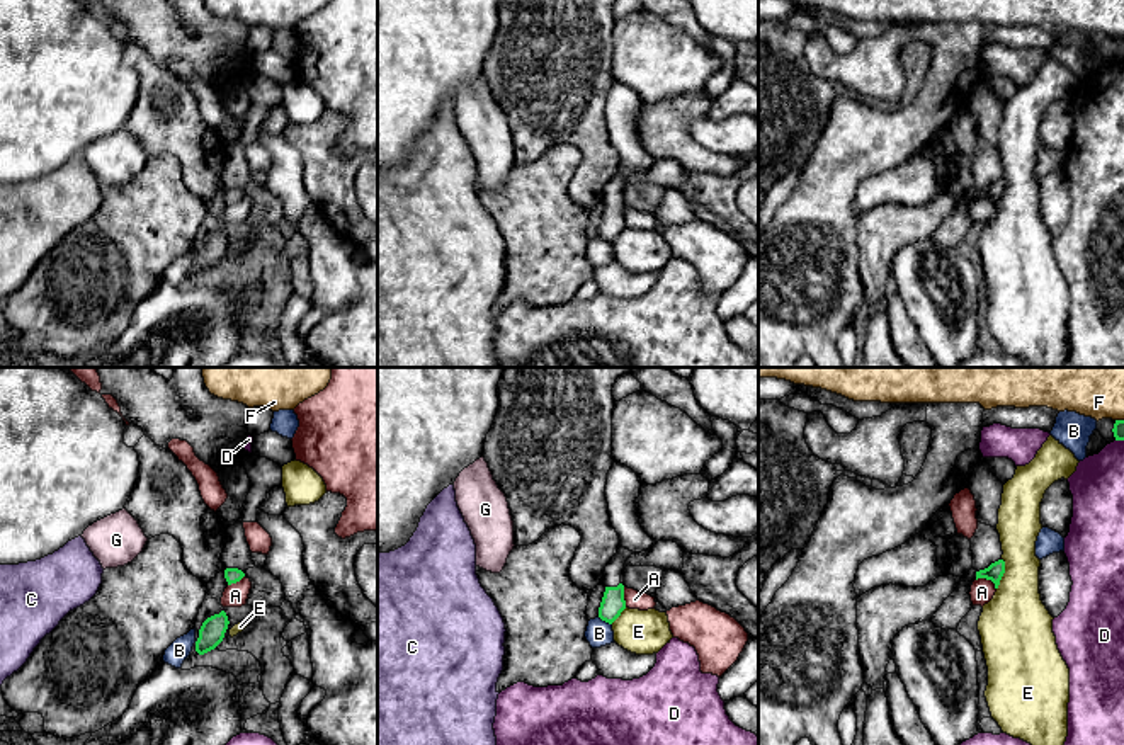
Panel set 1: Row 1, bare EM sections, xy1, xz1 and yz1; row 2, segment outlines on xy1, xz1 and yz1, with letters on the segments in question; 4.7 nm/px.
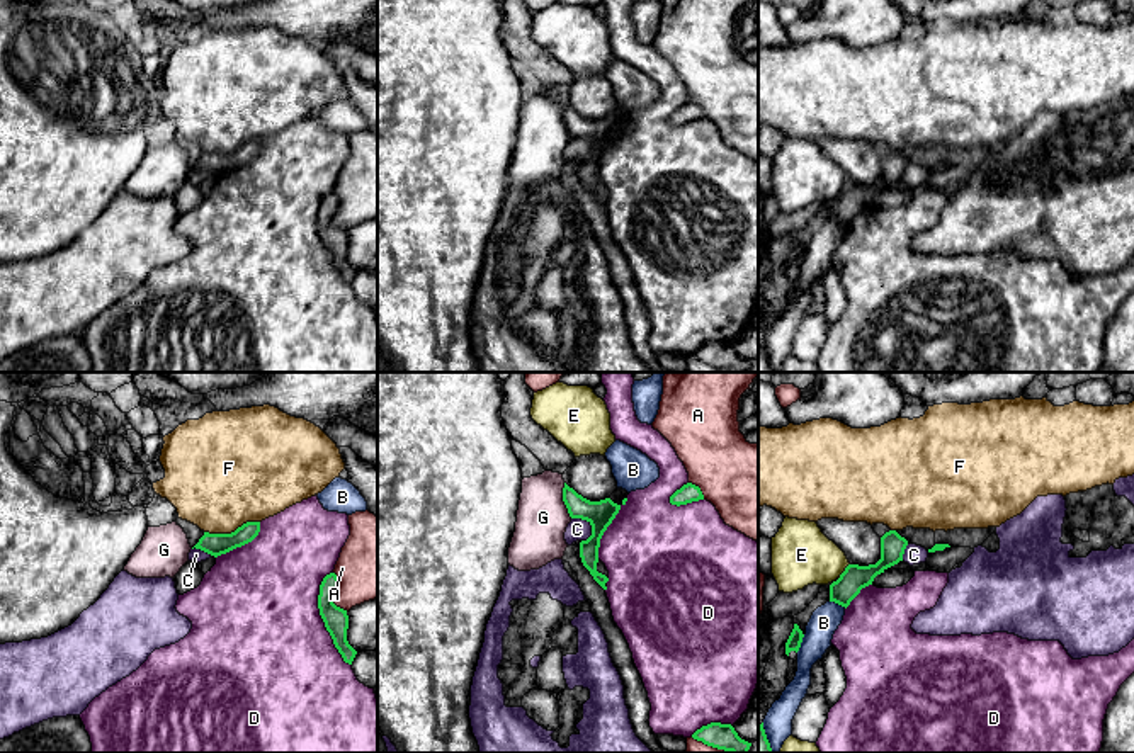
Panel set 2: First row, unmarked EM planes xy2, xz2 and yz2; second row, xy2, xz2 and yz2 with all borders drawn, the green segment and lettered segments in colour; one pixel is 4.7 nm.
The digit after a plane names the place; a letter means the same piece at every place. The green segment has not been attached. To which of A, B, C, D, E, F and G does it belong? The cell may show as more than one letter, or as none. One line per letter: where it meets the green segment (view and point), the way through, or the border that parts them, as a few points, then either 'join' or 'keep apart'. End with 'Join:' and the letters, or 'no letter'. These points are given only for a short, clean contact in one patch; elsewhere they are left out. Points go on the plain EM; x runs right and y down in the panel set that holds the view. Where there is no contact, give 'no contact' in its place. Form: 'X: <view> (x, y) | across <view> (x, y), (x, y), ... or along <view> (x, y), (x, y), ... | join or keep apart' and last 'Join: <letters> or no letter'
A: xy2 (335, 213) | keep apart
B: yz2 (801, 260) | keep apart
C: xz2 (590, 143) | along xz2 (572, 136), (580, 136), (590, 145), (590, 155), (585, 160) | keep apart
D: xy2 (322, 237) | keep apart
E: yz1 (1004, 191) | keep apart
F: xy2 (232, 152) | keep apart
G: xz2 (563, 119) | along xz2 (563, 102), (563, 123), (572, 136) | keep apart
Join: no letter

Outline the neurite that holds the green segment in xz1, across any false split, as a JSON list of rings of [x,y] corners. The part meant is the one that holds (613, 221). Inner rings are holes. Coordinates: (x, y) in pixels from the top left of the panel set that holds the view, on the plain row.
[[[621,165],[617,172],[607,182],[604,196],[602,196],[605,211],[599,226],[599,236],[609,243],[612,243],[626,228],[624,204],[621,202],[621,194],[622,194],[626,179],[631,173],[633,170]]]

